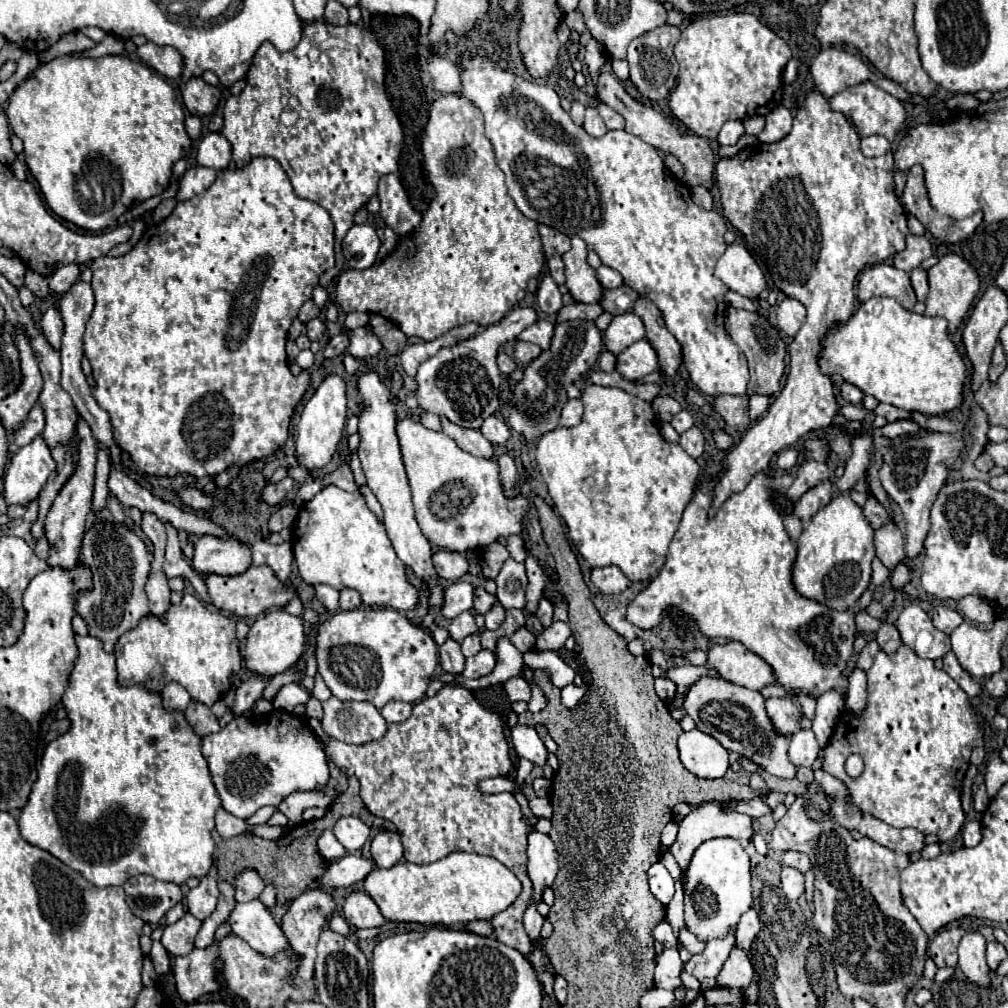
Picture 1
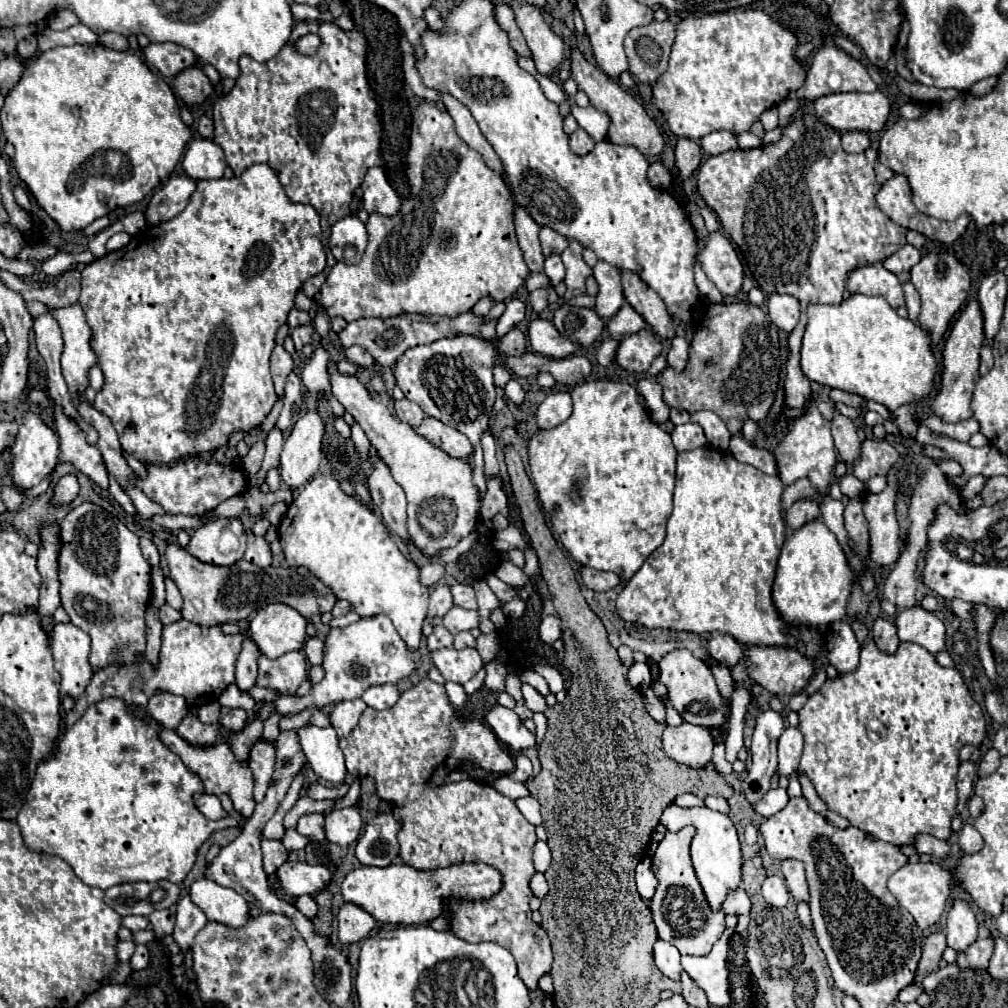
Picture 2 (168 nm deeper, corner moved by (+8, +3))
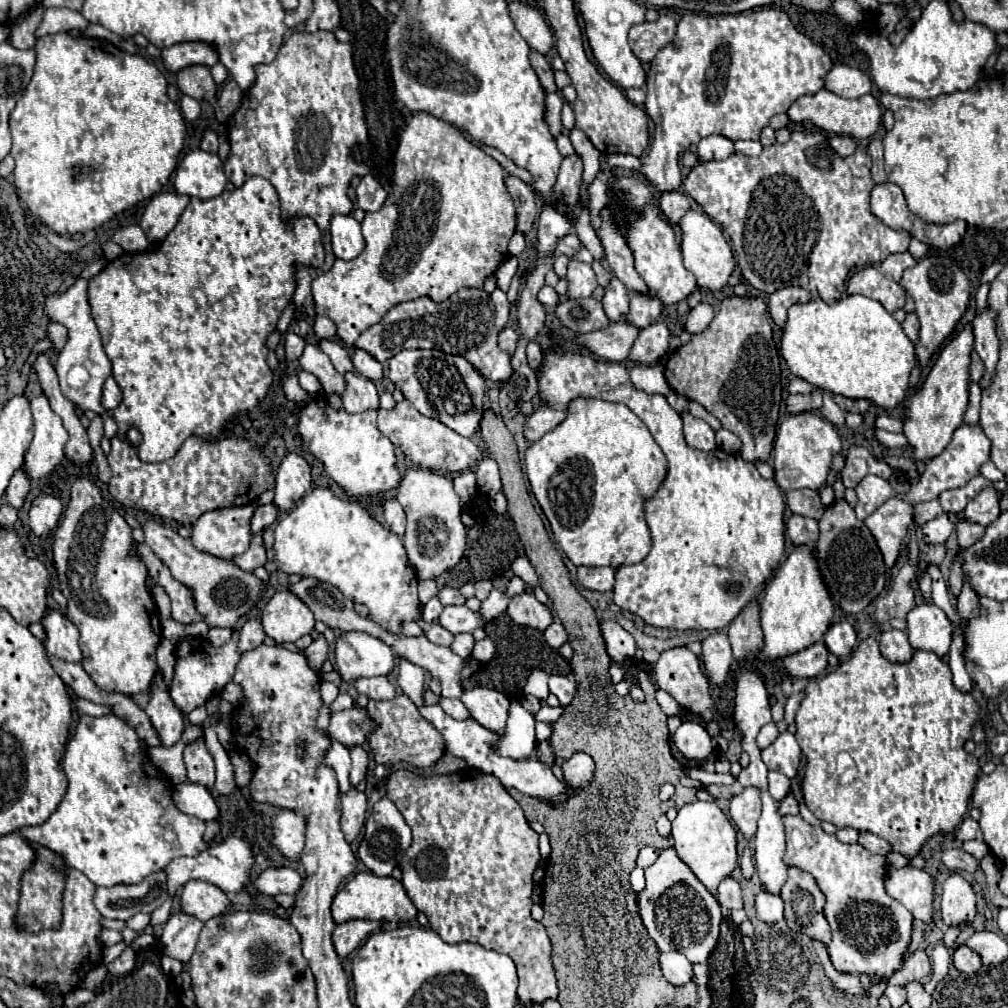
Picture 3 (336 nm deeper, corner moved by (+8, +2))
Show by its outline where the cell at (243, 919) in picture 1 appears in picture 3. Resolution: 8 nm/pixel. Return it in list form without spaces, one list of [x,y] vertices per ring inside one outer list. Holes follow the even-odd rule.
[[[189,881],[183,887],[181,911],[191,917],[197,917],[199,921],[209,921],[211,917],[225,913],[227,907],[227,895],[207,881]]]

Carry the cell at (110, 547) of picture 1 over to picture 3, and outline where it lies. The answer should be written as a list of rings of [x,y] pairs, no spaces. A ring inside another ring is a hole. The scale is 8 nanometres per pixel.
[[[79,477],[71,485],[71,501],[55,529],[53,539],[53,559],[59,575],[59,589],[67,597],[67,615],[81,631],[81,651],[83,651],[83,669],[95,681],[101,691],[107,693],[141,693],[147,691],[151,679],[157,669],[155,649],[161,641],[161,621],[151,599],[145,579],[147,569],[145,563],[137,557],[131,557],[129,551],[133,547],[131,527],[125,519],[113,509],[113,505],[103,497],[101,489],[87,477]]]

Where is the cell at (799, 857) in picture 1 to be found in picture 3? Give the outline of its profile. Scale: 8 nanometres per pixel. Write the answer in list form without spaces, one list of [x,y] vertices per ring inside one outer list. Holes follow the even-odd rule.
[[[789,867],[789,879],[781,889],[781,899],[785,903],[785,923],[791,931],[825,945],[831,941],[831,927],[823,915],[823,891],[807,871]]]

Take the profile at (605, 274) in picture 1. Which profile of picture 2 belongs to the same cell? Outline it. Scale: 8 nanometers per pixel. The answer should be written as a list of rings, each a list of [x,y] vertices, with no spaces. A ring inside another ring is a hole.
[[[597,262],[593,266],[593,276],[599,284],[599,294],[597,294],[597,306],[595,312],[603,318],[609,320],[611,316],[617,314],[621,304],[625,302],[623,290],[621,290],[621,272],[607,264],[607,262]]]

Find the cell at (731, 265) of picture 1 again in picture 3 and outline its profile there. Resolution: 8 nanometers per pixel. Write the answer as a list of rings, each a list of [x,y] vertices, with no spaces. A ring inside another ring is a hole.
[[[689,209],[679,221],[679,229],[681,229],[683,263],[695,275],[697,285],[711,289],[711,291],[721,291],[727,285],[727,279],[731,277],[733,267],[735,267],[733,251],[731,251],[727,239],[723,237],[721,227],[717,223],[713,223],[707,215],[699,213],[699,209]]]

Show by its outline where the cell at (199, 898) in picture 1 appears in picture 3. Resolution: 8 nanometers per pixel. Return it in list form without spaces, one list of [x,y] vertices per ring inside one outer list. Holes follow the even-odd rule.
[[[187,913],[171,915],[169,921],[163,925],[163,935],[159,939],[163,953],[173,959],[179,959],[181,963],[189,963],[201,929],[203,929],[203,921]]]

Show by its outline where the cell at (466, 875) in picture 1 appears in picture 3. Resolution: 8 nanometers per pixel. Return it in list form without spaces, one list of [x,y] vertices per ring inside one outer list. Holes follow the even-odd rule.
[[[371,871],[355,873],[335,895],[333,905],[333,919],[335,923],[345,923],[351,919],[387,919],[387,921],[411,921],[417,917],[417,907],[407,897],[401,881],[393,877],[379,877]]]

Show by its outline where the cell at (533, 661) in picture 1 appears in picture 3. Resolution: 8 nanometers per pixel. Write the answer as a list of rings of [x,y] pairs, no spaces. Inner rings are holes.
[[[551,675],[549,679],[549,689],[553,695],[557,695],[561,705],[569,705],[577,693],[577,685],[573,677],[565,677],[565,675]]]

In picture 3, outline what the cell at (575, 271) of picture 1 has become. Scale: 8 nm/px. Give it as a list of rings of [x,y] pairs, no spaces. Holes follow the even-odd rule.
[[[571,257],[567,279],[569,279],[569,299],[591,297],[591,293],[597,287],[597,277],[595,277],[591,265],[581,263],[575,257]]]

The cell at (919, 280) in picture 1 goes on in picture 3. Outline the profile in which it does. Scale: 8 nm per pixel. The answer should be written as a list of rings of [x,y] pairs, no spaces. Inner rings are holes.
[[[909,313],[909,315],[907,315],[907,319],[903,321],[903,331],[905,331],[905,335],[907,335],[913,343],[917,343],[917,339],[919,339],[919,319],[917,319],[915,313]]]

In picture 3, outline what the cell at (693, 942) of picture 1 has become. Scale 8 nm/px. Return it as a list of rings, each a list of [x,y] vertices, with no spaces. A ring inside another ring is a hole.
[[[675,849],[661,851],[659,859],[645,869],[645,889],[637,893],[637,905],[647,935],[659,951],[679,951],[691,963],[707,963],[719,939],[719,925],[723,921],[721,905],[677,857]]]

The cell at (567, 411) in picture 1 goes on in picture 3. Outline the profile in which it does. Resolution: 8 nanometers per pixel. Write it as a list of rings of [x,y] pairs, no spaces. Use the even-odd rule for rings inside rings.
[[[541,405],[539,409],[535,409],[535,413],[527,419],[523,435],[529,443],[539,441],[545,433],[549,433],[551,429],[555,429],[567,415],[563,411],[555,411],[547,405]]]

